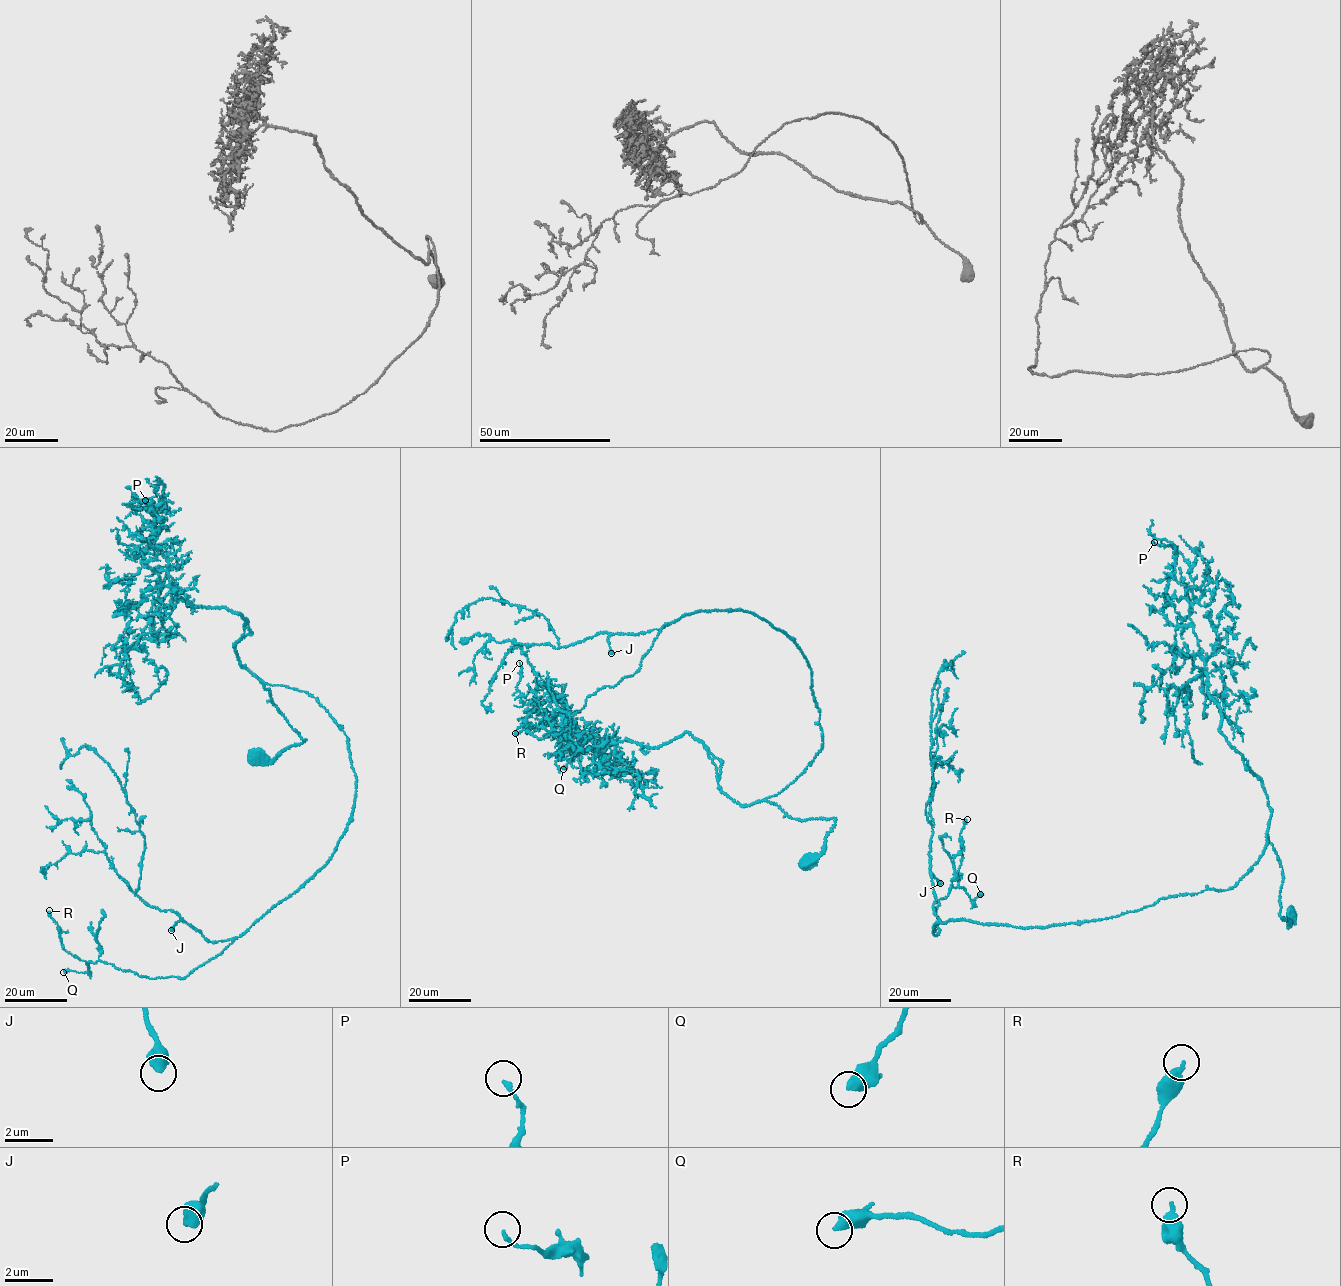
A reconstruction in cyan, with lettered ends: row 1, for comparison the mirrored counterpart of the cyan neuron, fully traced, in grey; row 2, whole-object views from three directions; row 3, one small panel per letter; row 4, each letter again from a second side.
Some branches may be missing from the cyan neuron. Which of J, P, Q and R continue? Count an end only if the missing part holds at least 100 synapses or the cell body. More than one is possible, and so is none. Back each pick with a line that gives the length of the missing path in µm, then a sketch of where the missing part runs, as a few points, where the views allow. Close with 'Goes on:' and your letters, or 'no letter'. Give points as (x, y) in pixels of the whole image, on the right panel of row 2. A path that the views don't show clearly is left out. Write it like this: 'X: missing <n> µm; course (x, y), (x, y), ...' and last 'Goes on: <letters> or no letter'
Goes on: no letter

